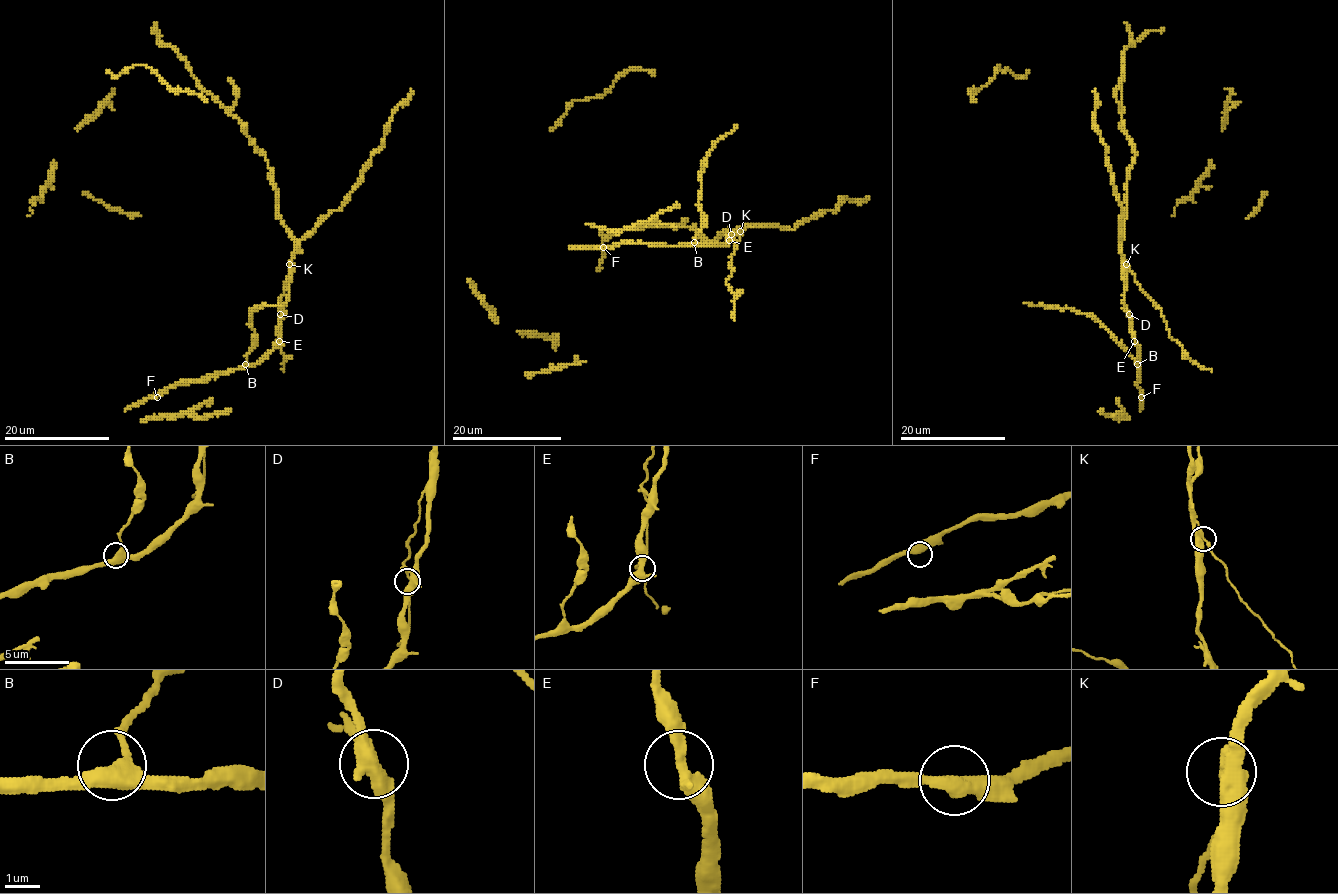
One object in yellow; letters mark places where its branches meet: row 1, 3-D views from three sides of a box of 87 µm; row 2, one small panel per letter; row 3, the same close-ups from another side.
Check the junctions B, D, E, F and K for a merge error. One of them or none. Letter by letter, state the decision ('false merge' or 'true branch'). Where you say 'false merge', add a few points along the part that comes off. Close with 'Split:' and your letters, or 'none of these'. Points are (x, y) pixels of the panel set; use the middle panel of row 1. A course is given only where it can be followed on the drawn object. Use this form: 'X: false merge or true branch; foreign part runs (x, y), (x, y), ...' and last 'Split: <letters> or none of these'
B: true branch
D: true branch
E: true branch
F: true branch
K: false merge; foreign part runs (740, 231), (729, 266), (732, 275), (727, 281), (735, 295), (733, 319)
Split: K

